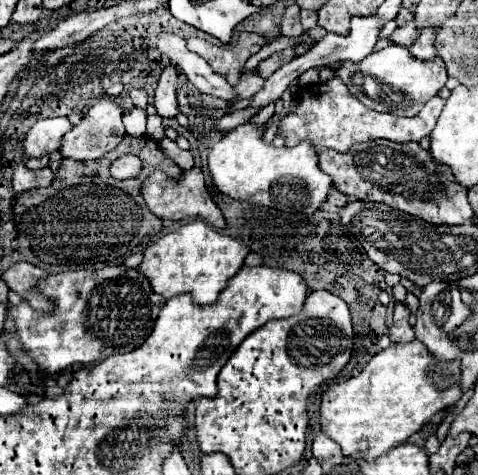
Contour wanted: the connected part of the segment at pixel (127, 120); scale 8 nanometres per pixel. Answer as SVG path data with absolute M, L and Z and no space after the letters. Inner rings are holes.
M134 107L128 115L124 115L124 125L126 125L126 131L130 135L144 135L146 133L146 111L140 109L140 107Z

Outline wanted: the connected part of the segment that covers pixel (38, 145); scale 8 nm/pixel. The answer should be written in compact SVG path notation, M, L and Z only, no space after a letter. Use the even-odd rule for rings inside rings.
M68 117L38 119L22 141L24 155L26 157L40 157L40 155L48 155L52 151L58 151L60 139L64 133L68 133L68 129L72 129L72 123L68 121Z

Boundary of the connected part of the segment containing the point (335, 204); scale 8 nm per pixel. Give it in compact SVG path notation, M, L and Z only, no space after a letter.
M330 187L328 199L326 199L326 203L324 203L324 209L326 209L326 211L330 211L330 209L340 209L342 205L346 205L346 201L348 201L346 195L342 195L340 191L336 191L334 187Z

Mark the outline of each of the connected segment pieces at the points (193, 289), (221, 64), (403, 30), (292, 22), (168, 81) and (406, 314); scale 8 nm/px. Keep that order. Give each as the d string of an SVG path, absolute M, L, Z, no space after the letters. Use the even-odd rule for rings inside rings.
M194 219L154 241L144 251L140 273L144 273L150 279L152 289L166 299L180 293L192 293L196 303L208 305L216 301L218 293L226 287L228 279L240 271L248 253L250 247L244 245L240 239L216 233L204 221Z
M246 31L240 33L234 45L214 45L200 37L188 39L188 49L204 57L208 65L214 69L214 73L222 75L230 85L238 83L246 59L256 51L260 51L262 45L266 45L264 37L256 33L246 33Z
M410 21L410 23L402 25L402 27L398 27L398 29L390 35L390 39L392 39L394 43L398 43L398 45L408 47L408 45L412 43L412 37L414 37L414 35L416 35L416 27L414 27L412 21Z
M290 5L286 7L284 15L282 15L282 23L280 23L280 33L286 35L286 37L298 37L304 29L300 25L300 7L298 5Z
M168 65L162 69L156 93L154 93L154 107L158 109L160 117L174 117L178 113L176 101L176 67Z
M396 303L394 309L394 325L390 327L390 337L394 343L406 343L416 339L414 337L414 327L410 325L410 311L404 303Z

